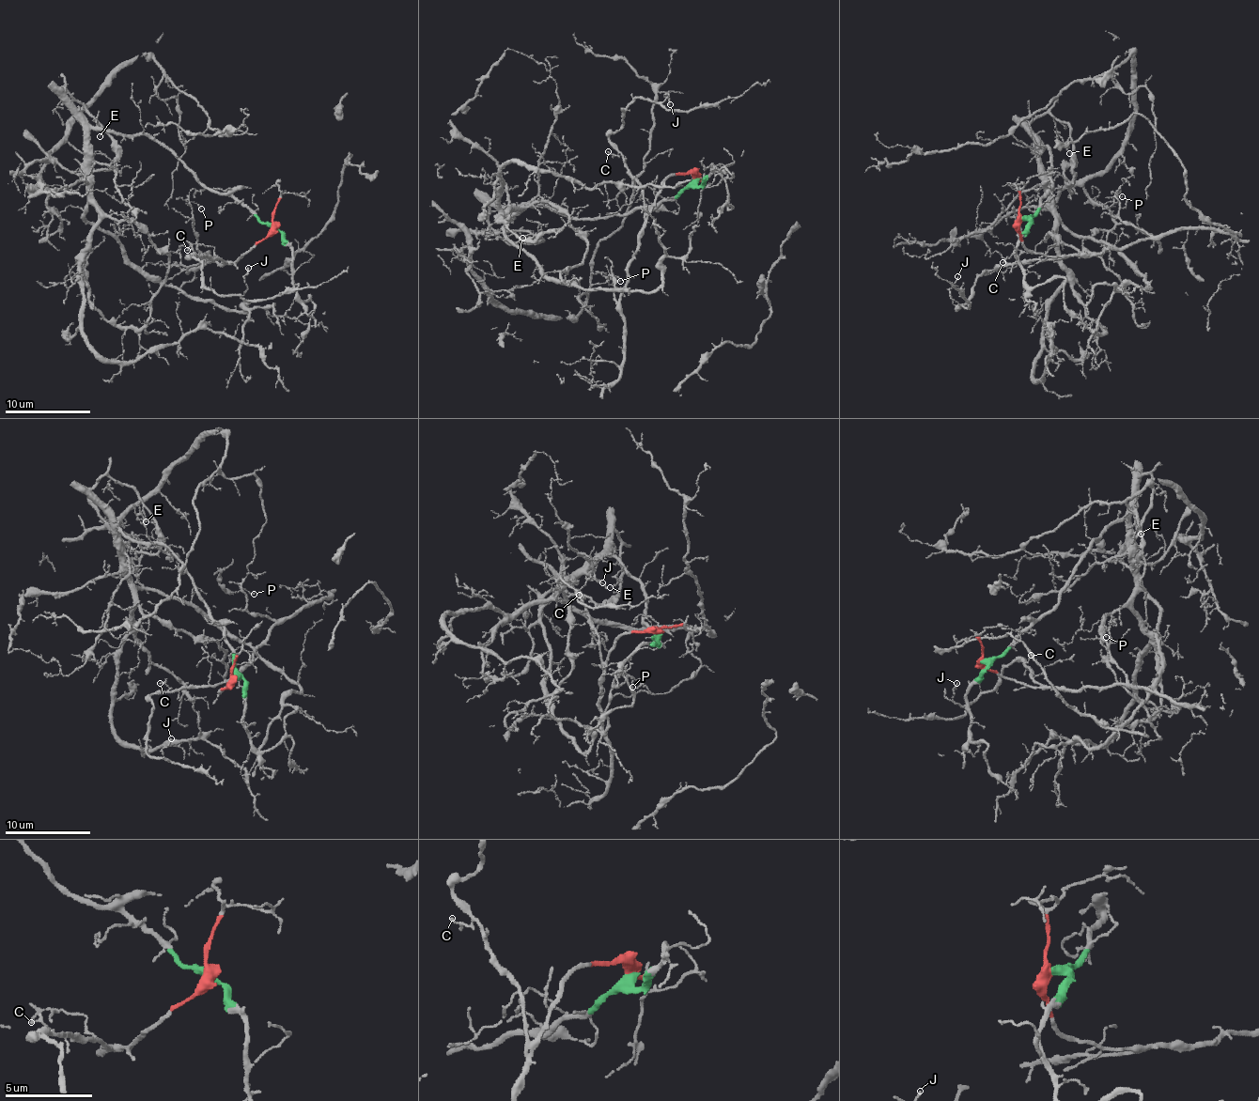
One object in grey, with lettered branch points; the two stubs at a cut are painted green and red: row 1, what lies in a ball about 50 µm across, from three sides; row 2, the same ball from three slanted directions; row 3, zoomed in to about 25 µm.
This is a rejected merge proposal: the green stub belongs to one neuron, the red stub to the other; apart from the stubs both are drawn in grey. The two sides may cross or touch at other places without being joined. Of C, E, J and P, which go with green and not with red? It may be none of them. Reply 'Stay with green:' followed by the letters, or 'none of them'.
Stay with green: E

